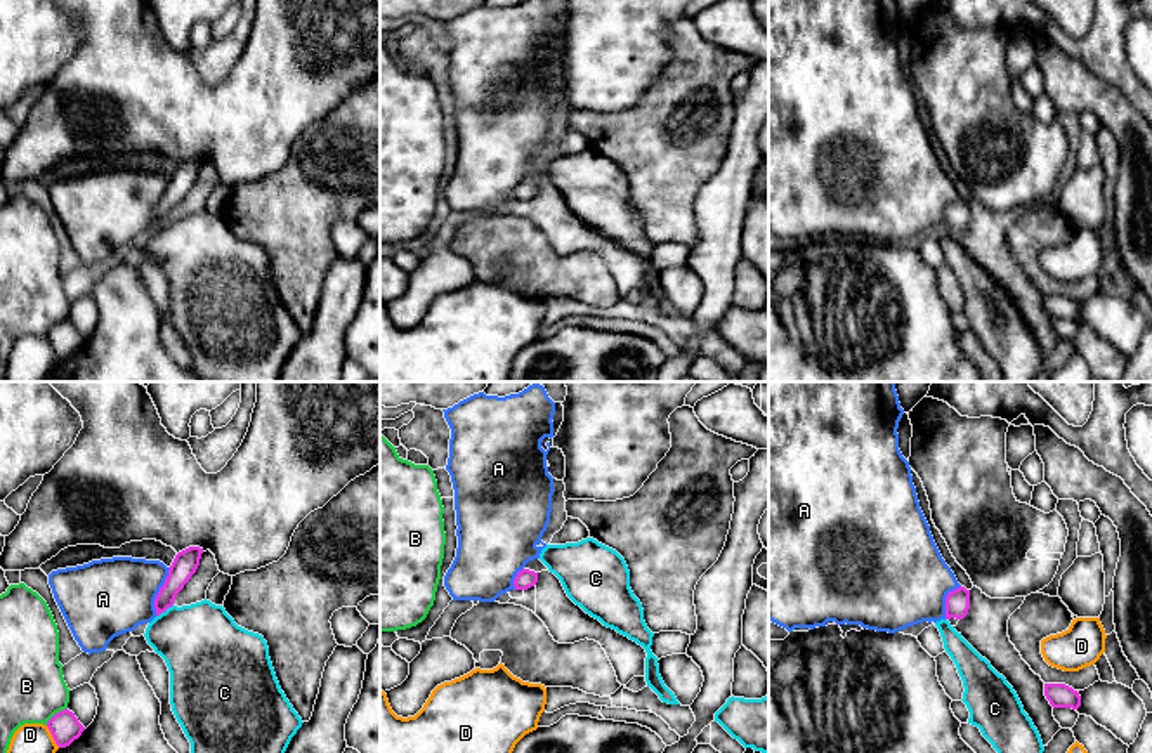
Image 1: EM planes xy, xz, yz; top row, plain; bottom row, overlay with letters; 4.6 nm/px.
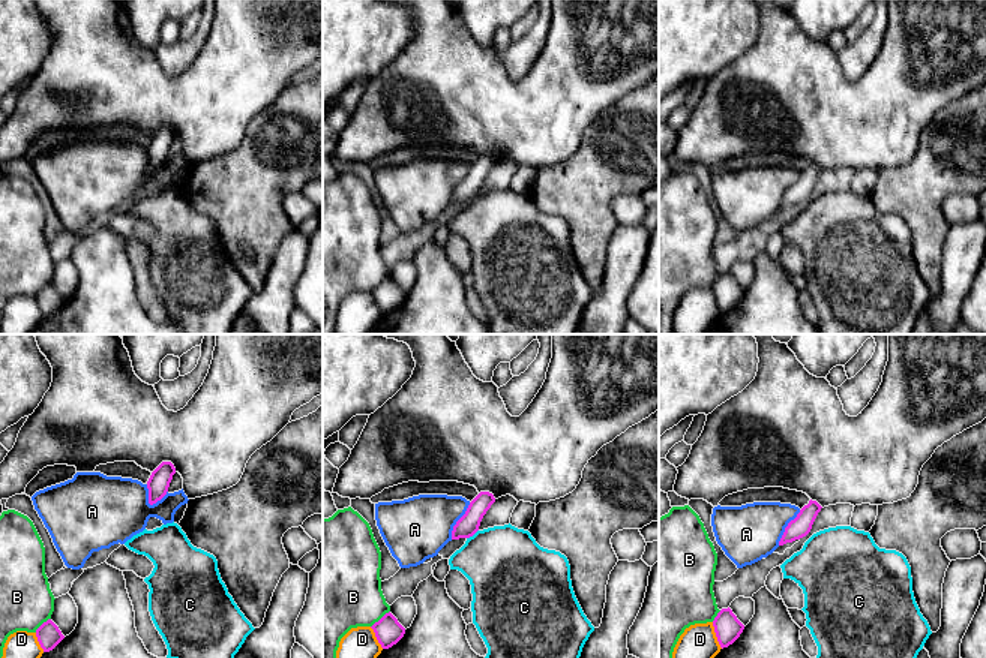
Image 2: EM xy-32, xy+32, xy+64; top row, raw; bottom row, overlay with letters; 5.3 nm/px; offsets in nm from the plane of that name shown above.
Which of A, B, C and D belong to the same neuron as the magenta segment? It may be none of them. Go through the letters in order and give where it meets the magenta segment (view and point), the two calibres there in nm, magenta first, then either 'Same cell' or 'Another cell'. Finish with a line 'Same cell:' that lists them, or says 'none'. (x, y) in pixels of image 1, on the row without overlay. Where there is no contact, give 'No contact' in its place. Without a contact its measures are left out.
A: Touches magenta at xy (158, 203). Thickness 120 nm (magenta) against 360 nm. Another cell
B: Touches magenta at xy (56, 325). Thickness 140 nm (magenta) against 300 nm. Another cell
C: Touches magenta at xy (163, 222). Thickness 120 nm (magenta) against 380 nm. Another cell
D: Touches magenta at xy (52, 347). Thickness 140 nm (magenta) against 200 nm. Another cell
Same cell: none

